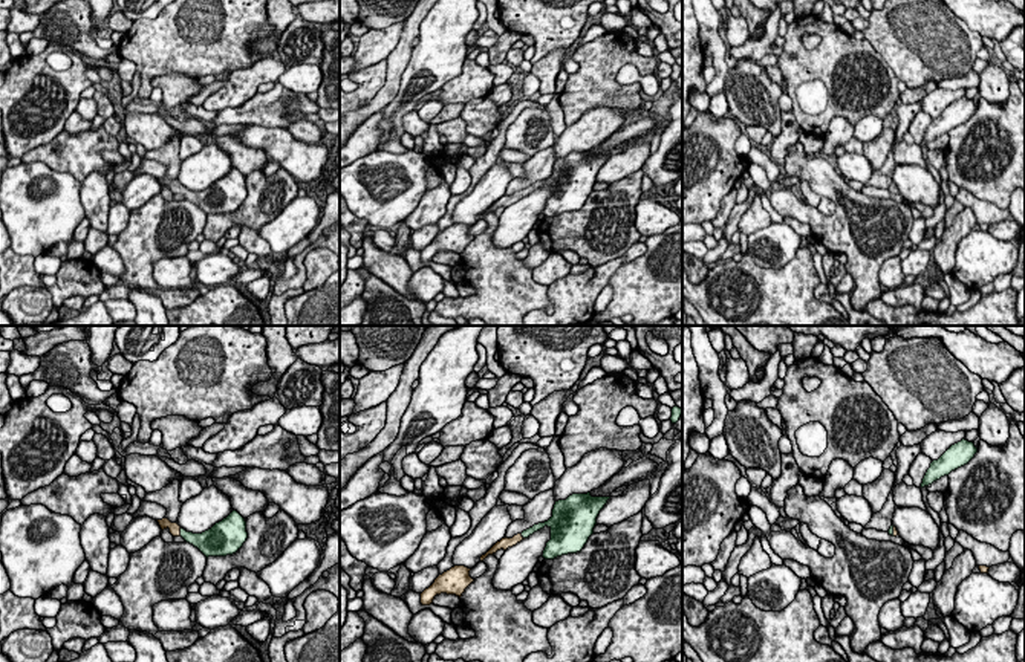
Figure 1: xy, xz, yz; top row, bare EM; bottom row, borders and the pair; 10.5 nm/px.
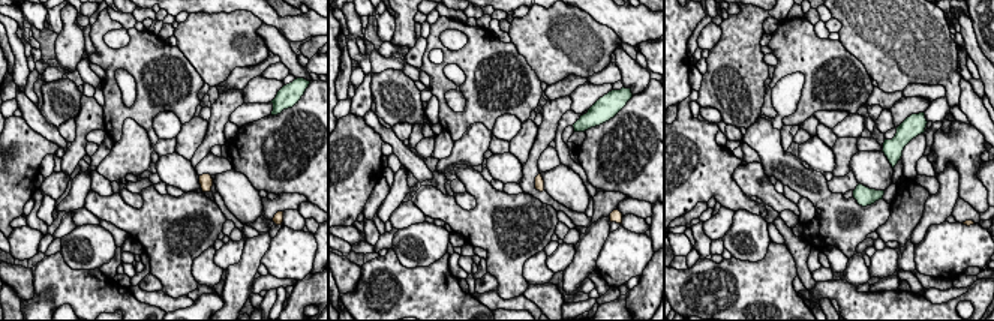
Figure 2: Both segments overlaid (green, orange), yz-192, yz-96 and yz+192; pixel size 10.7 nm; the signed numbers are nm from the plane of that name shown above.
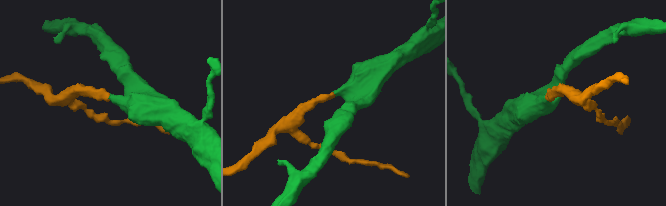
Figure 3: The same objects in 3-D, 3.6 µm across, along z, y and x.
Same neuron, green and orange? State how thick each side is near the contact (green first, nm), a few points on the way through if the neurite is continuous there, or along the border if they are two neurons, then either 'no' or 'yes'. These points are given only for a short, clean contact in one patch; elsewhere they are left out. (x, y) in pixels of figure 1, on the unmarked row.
calibres 180 and 130 nm; way xy (202, 199), (181, 190), (175, 187); yes

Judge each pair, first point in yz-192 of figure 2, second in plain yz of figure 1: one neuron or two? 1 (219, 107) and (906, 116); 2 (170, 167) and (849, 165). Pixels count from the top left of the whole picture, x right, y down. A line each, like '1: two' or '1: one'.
1: one
2: one

